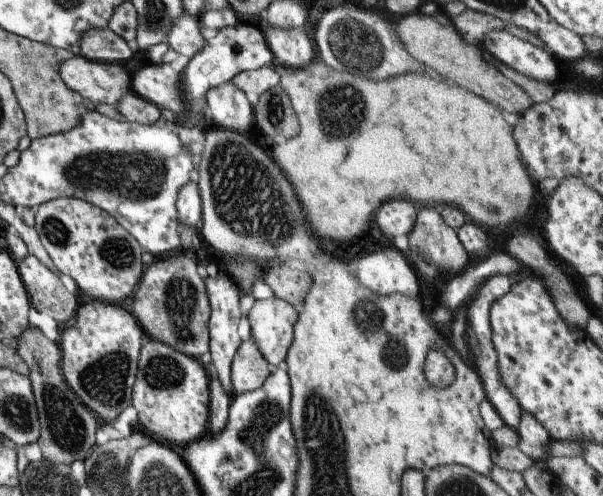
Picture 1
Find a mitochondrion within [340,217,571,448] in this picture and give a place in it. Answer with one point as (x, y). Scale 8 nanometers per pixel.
(394, 353)

